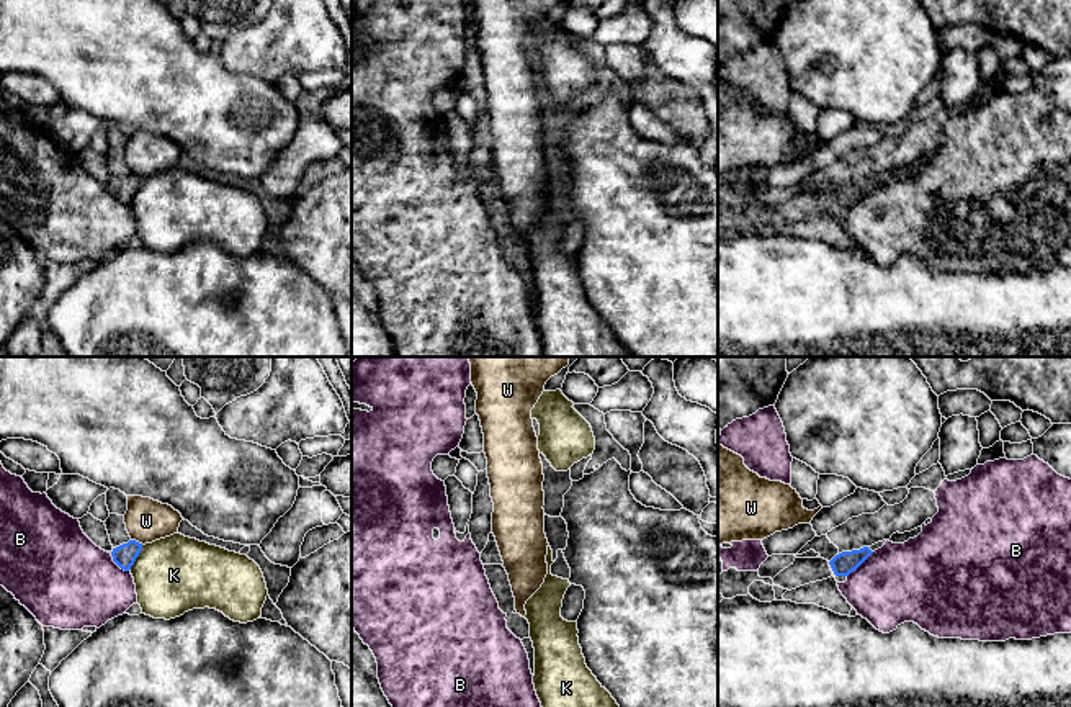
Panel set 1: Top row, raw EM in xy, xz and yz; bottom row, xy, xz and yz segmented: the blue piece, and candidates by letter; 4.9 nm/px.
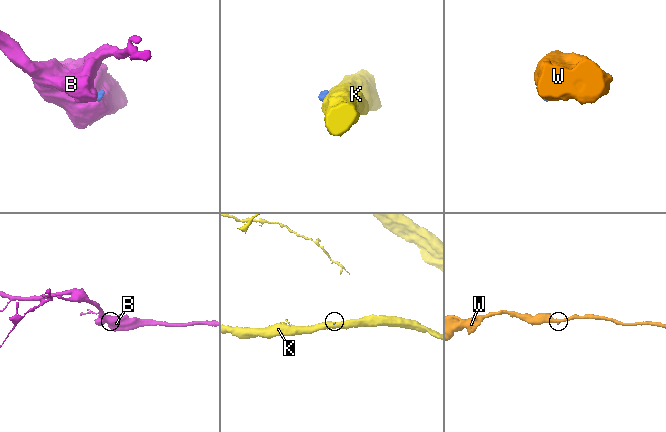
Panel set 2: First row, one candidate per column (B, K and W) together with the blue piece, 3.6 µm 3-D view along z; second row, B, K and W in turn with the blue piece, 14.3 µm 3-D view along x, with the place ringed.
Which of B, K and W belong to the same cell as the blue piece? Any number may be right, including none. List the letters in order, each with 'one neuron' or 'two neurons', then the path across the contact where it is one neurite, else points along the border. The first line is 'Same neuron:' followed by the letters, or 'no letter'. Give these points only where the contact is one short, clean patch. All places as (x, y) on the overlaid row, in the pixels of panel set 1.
Same neuron: no letter
B: two neurons | along yz (873, 552), (847, 576)
K: two neurons | along xy (143, 545), (128, 570)
W: two neurons | along xy (131, 539), (143, 544)

